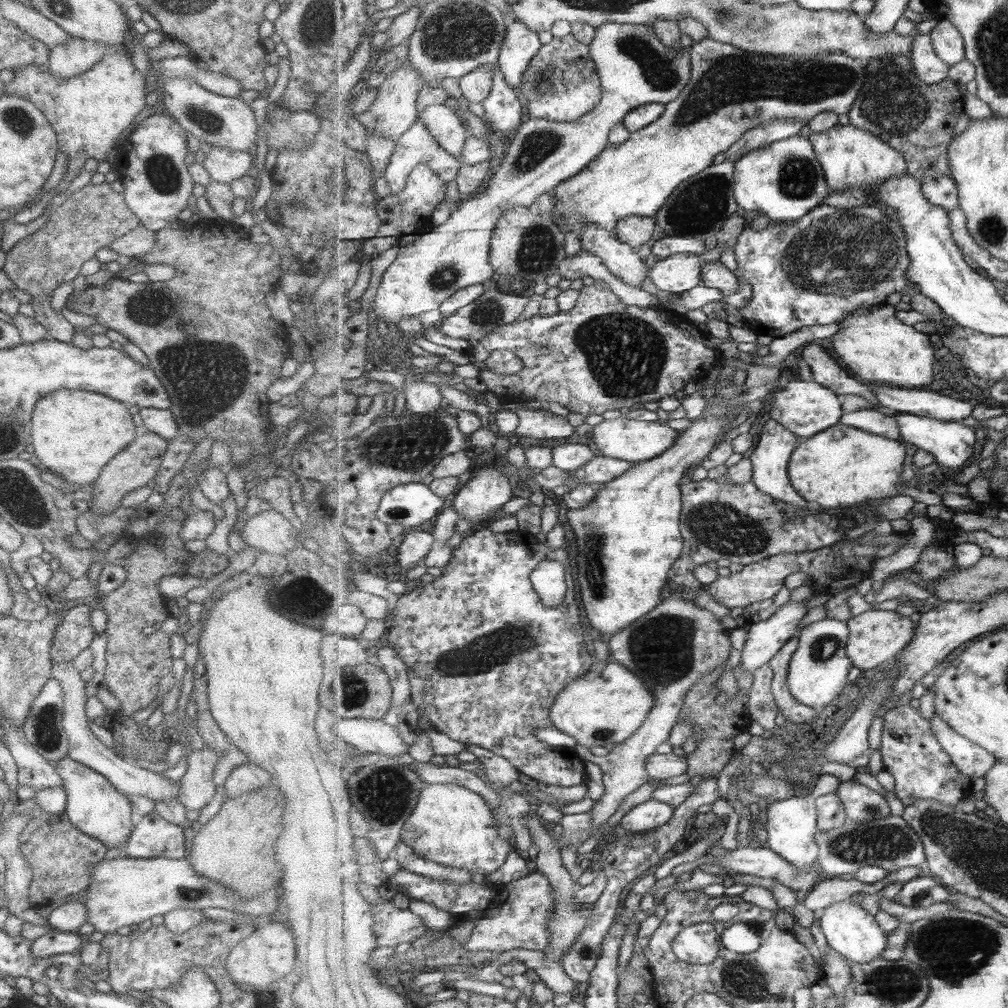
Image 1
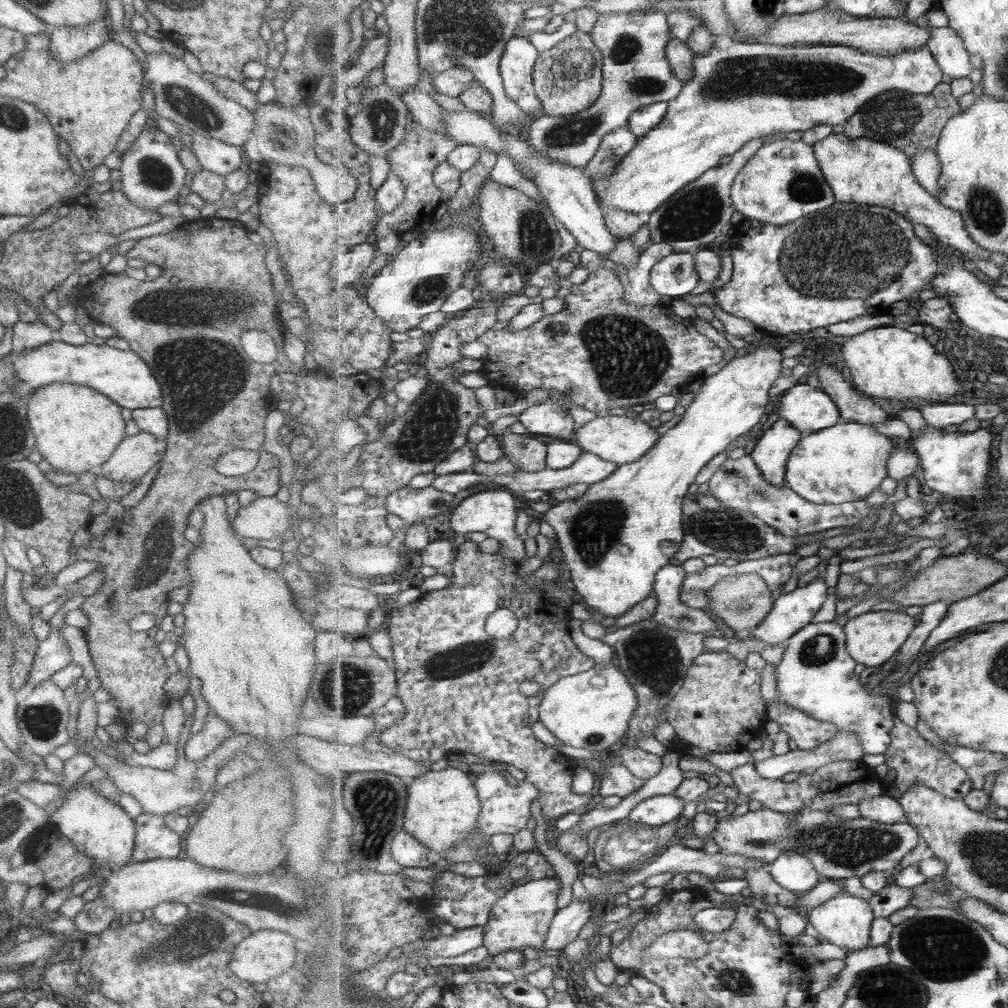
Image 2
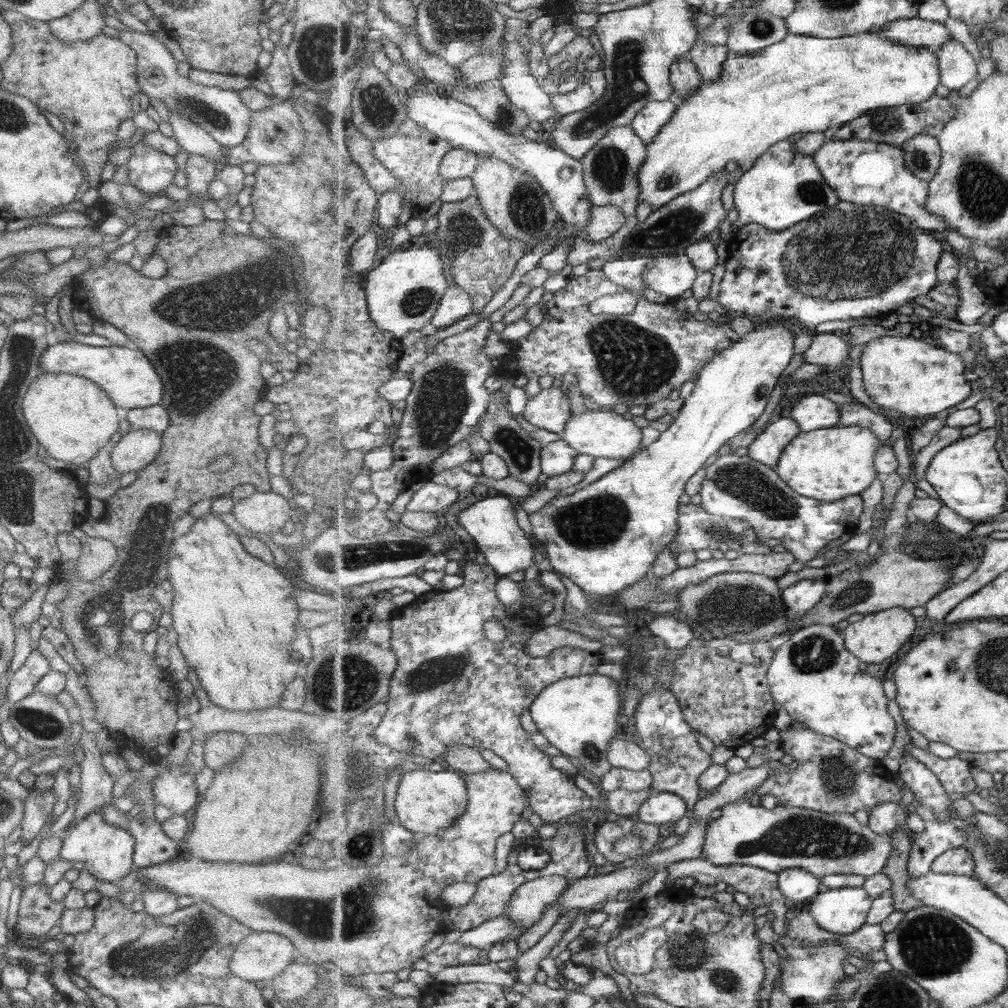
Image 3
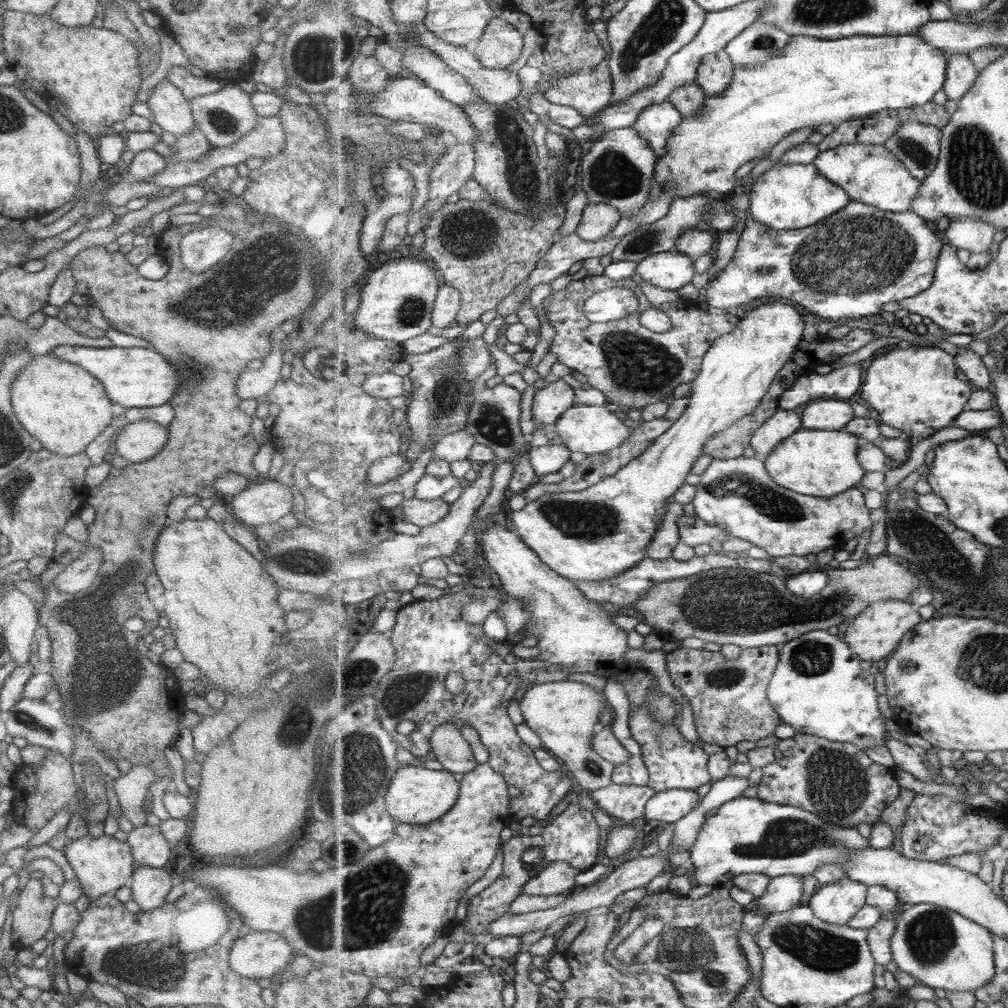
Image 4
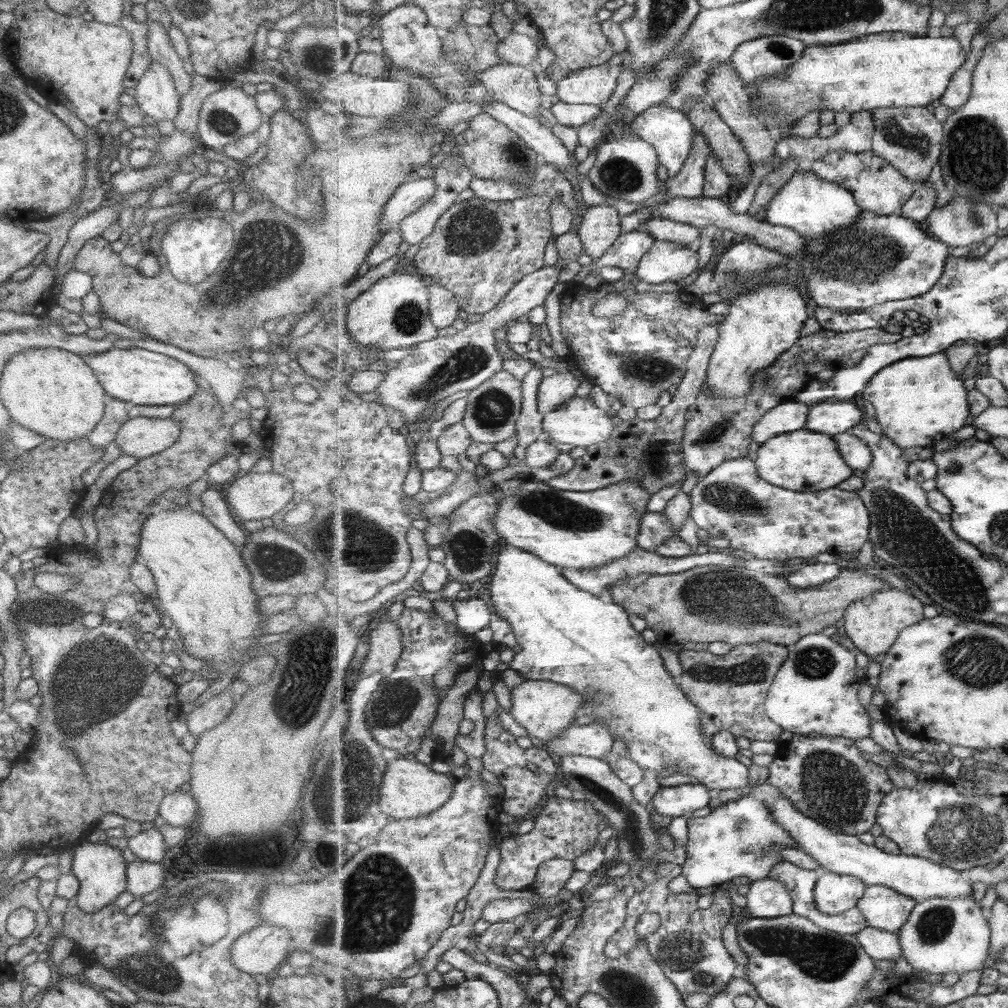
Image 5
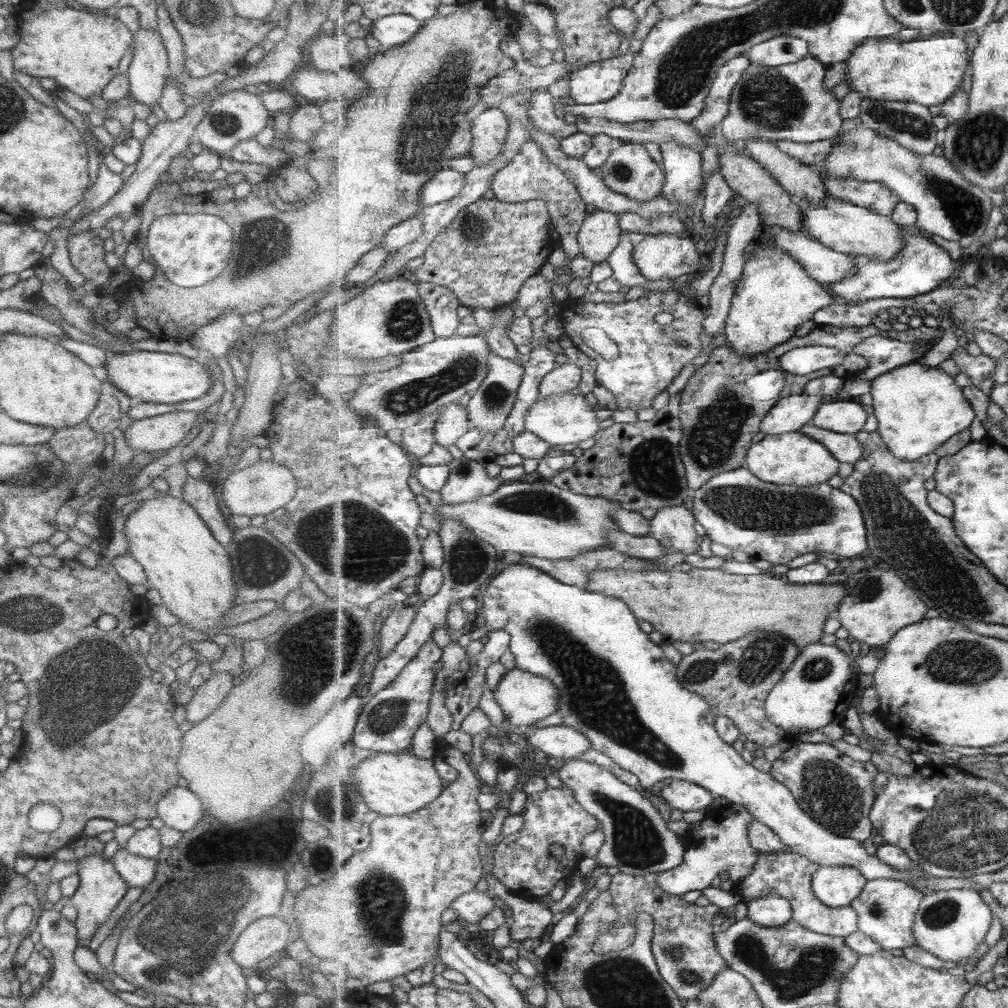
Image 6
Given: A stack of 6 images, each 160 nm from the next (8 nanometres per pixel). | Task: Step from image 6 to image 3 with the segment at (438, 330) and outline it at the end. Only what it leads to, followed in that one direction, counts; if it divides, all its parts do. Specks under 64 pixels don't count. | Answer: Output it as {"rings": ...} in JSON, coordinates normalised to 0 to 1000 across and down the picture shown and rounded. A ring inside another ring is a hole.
{"rings":[[[446,283],[442,288],[436,306],[429,315],[429,321],[434,326],[441,325],[455,319],[461,313],[470,310],[469,295],[455,283]]]}

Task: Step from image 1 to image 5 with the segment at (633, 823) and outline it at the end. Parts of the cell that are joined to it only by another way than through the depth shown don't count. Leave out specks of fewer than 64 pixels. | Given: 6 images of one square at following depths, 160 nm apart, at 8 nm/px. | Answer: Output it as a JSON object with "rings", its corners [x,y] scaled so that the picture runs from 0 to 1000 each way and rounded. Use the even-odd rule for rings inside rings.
{"rings":[[[695,777],[657,781],[649,790],[647,798],[651,806],[658,810],[665,810],[667,813],[683,811],[689,804],[703,800],[707,787]]]}

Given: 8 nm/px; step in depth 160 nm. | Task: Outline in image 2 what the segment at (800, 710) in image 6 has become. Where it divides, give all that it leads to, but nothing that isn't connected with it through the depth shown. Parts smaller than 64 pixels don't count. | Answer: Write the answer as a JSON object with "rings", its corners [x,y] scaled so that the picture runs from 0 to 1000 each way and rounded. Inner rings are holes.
{"rings":[[[829,616],[805,618],[796,623],[788,632],[781,637],[781,645],[775,659],[771,661],[771,685],[774,692],[777,692],[783,700],[796,704],[807,712],[825,716],[833,724],[848,725],[853,728],[853,735],[860,748],[878,748],[883,741],[885,730],[884,723],[888,720],[887,694],[878,688],[861,688],[858,680],[847,670],[850,654],[843,650],[839,644],[838,621],[830,619]]]}

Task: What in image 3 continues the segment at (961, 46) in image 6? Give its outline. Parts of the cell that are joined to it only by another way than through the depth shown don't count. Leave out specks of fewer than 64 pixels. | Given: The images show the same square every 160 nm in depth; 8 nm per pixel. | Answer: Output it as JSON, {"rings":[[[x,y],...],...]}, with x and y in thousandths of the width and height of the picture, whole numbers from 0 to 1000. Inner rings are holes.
{"rings":[[[783,33],[775,42],[766,44],[749,54],[733,54],[723,50],[722,57],[717,61],[717,75],[711,81],[698,79],[693,85],[689,94],[682,95],[672,106],[668,117],[656,128],[650,139],[642,146],[642,157],[637,161],[637,166],[632,172],[632,179],[635,185],[634,200],[645,201],[648,209],[658,206],[668,197],[689,188],[695,185],[707,172],[719,169],[719,162],[726,159],[735,165],[736,171],[745,169],[745,166],[752,160],[752,157],[761,151],[765,145],[773,140],[785,137],[787,133],[795,131],[818,131],[822,127],[833,127],[849,117],[855,116],[866,108],[875,108],[879,105],[892,105],[895,103],[912,103],[928,95],[930,87],[935,83],[935,75],[932,68],[931,55],[925,49],[916,46],[898,46],[891,42],[886,42],[883,38],[876,38],[871,34],[854,33],[848,36],[834,38],[811,38],[801,35]]]}

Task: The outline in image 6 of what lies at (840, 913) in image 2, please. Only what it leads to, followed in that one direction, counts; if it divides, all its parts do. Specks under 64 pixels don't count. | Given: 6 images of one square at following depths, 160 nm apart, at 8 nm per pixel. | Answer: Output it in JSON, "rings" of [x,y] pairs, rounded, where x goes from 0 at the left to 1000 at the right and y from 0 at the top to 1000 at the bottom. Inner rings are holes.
{"rings":[[[813,859],[806,871],[809,888],[824,902],[844,900],[860,876],[860,870],[845,859]]]}

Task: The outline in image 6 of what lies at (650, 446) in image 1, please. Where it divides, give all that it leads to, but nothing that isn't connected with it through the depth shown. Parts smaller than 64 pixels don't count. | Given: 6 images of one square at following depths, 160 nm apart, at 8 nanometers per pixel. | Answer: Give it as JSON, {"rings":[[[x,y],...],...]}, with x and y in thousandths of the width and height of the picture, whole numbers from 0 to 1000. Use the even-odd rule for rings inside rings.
{"rings":[[[548,391],[543,395],[536,395],[528,401],[525,412],[521,416],[522,429],[531,431],[539,435],[548,442],[555,442],[558,445],[563,445],[571,442],[578,437],[590,435],[595,429],[596,419],[590,411],[590,405],[582,399],[578,391]]]}

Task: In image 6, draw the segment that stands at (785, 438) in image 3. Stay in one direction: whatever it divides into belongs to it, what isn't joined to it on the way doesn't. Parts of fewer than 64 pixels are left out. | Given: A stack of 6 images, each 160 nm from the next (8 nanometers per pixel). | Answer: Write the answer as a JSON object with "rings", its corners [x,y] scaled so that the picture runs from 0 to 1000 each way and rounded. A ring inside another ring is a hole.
{"rings":[[[787,391],[776,395],[757,417],[759,433],[789,430],[808,417],[813,403],[821,395],[809,391]]]}

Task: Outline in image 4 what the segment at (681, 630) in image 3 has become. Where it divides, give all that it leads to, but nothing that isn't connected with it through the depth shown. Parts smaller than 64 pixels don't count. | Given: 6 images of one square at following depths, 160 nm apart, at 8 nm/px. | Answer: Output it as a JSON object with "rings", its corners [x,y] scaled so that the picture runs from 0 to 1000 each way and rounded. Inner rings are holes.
{"rings":[[[642,702],[626,706],[624,716],[628,732],[636,739],[641,761],[645,765],[643,782],[655,787],[670,783],[689,784],[701,776],[705,777],[706,770],[702,763],[703,748],[695,740],[684,736],[676,728],[674,719],[659,719]]]}

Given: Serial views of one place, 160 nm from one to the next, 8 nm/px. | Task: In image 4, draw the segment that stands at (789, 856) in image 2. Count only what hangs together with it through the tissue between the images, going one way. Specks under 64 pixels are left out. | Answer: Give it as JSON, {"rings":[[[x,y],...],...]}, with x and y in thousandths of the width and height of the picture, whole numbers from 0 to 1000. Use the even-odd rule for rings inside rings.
{"rings":[[[795,868],[766,871],[757,890],[751,892],[757,908],[781,905],[795,898],[798,875]]]}

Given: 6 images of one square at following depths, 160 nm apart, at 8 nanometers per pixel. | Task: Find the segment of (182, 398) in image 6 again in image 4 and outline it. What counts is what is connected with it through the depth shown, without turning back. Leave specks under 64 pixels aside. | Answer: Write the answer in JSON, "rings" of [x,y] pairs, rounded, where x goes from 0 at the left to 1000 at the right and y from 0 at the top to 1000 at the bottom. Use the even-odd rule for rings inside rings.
{"rings":[[[58,343],[50,350],[63,359],[75,361],[85,367],[101,382],[104,393],[111,401],[122,405],[148,406],[164,401],[176,383],[176,371],[160,351],[150,345],[93,345],[83,343]]]}

